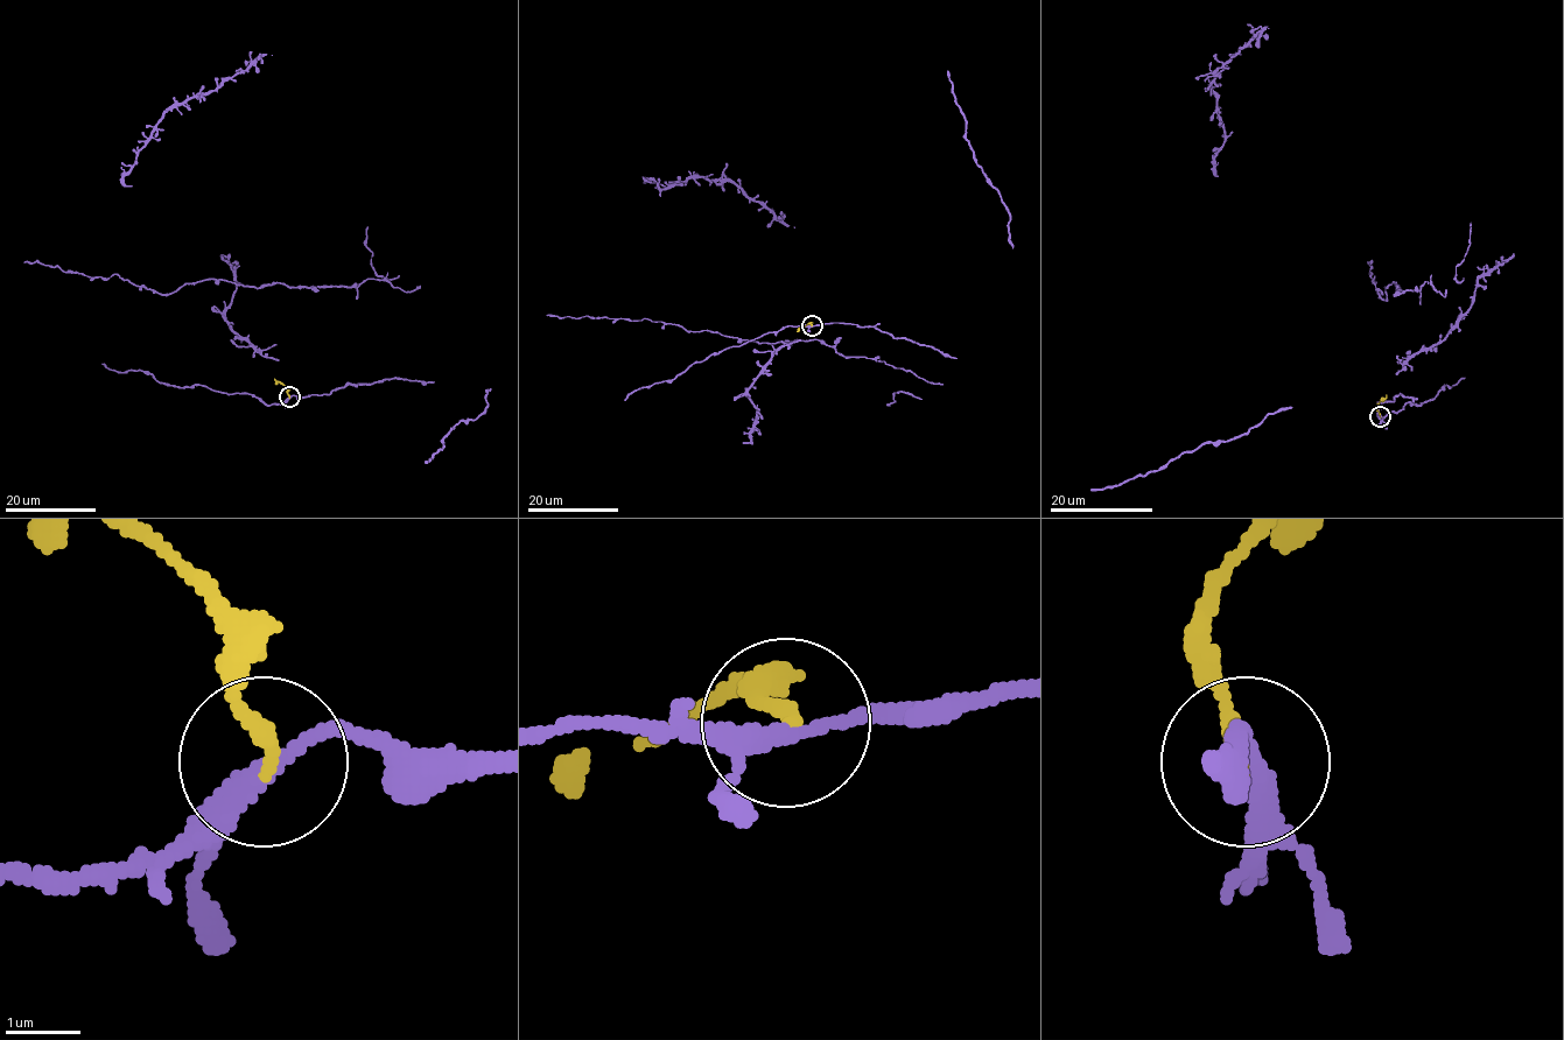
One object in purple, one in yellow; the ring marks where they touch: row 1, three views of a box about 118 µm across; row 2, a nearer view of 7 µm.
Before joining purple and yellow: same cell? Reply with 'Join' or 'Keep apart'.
Keep apart

